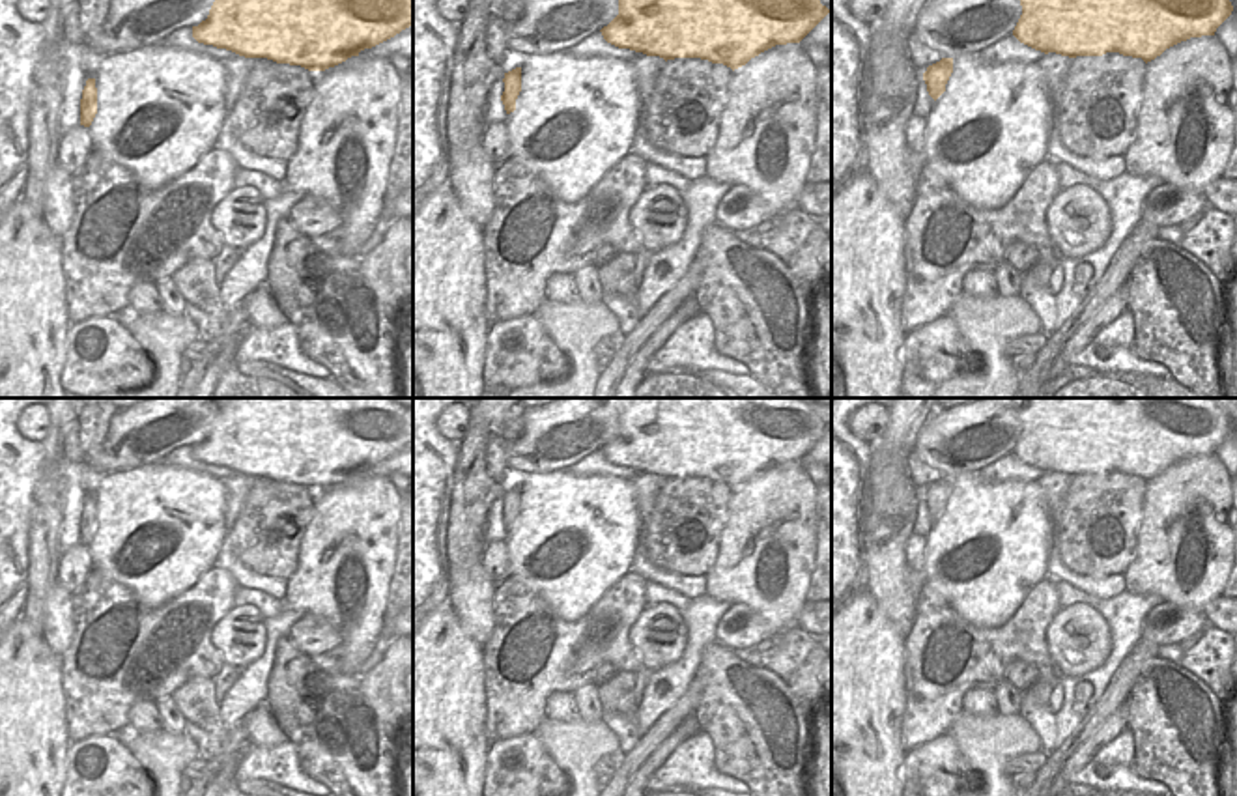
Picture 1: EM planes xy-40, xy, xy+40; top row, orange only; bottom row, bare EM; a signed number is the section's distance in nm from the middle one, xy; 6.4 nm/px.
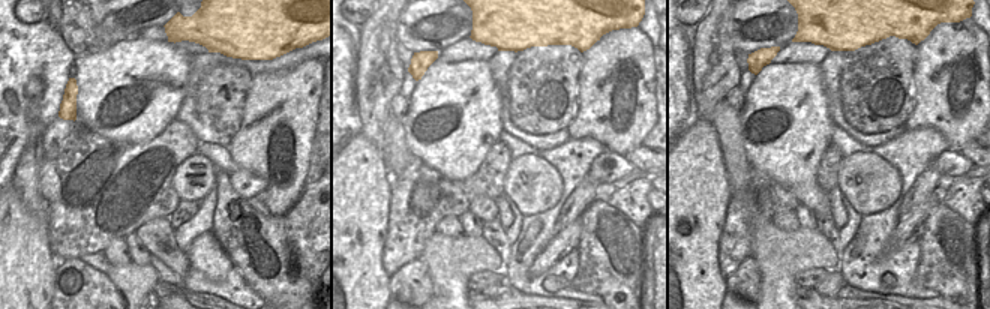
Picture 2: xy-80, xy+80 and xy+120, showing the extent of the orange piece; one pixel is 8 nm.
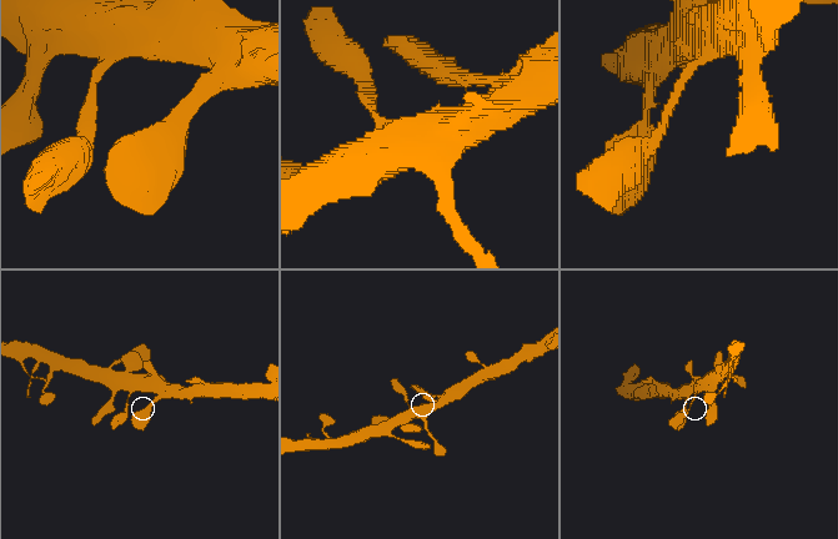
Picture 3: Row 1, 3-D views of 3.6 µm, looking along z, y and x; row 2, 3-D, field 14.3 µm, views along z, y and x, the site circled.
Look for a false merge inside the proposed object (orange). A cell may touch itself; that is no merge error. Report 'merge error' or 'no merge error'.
no merge error

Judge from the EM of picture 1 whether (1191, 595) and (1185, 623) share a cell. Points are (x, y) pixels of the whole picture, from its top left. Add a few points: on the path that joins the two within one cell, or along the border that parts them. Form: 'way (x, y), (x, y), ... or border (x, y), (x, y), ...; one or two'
border (1163, 600), (1202, 613); two

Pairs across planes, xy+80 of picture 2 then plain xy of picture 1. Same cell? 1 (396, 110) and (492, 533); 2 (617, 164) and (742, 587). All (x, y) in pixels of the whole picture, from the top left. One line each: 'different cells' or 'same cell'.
1: different cells
2: different cells

